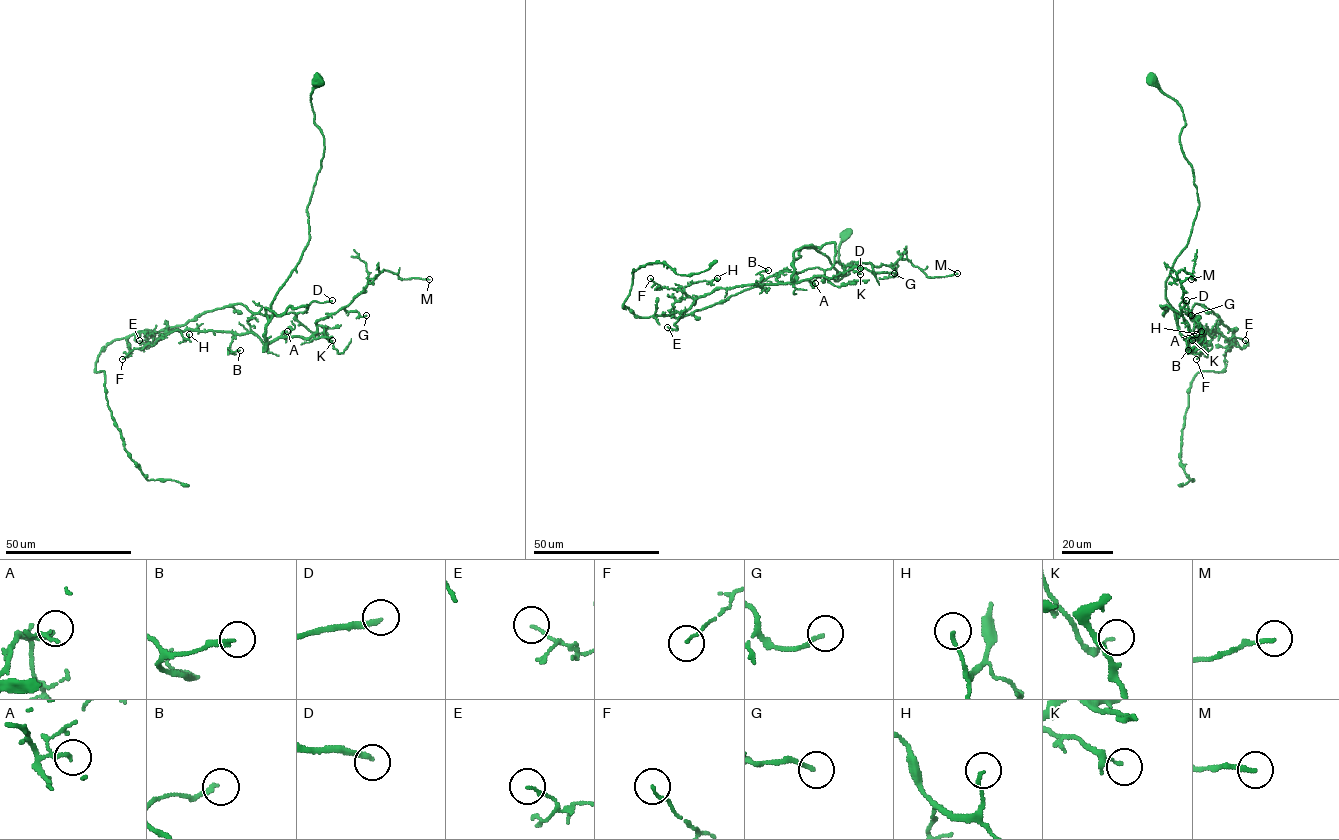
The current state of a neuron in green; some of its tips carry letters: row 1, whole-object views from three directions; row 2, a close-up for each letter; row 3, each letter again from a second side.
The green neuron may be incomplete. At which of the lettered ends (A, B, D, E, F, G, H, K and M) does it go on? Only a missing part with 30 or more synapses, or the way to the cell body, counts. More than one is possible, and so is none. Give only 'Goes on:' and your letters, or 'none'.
Goes on: D

